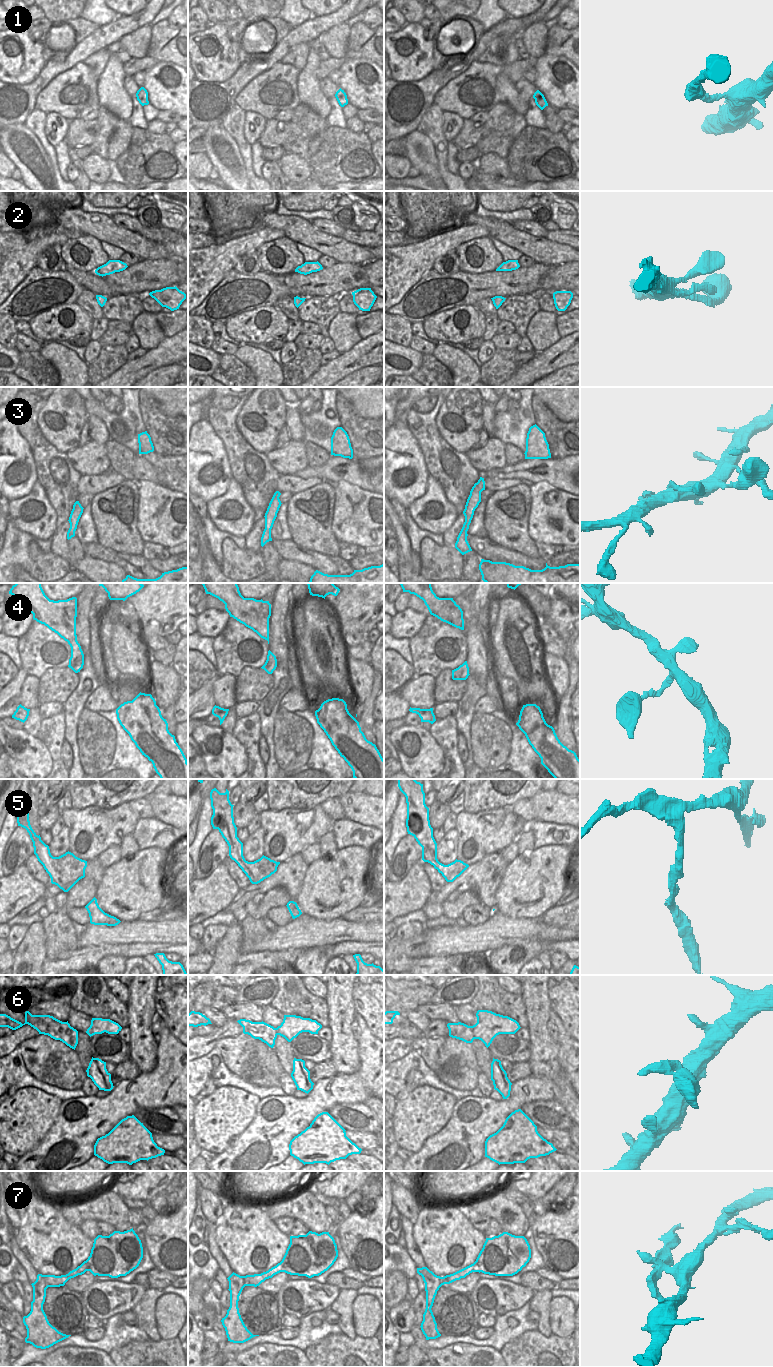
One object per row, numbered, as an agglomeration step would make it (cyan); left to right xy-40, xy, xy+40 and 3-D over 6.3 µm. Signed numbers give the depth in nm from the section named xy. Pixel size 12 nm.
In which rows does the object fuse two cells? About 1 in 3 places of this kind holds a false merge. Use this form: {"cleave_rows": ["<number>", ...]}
{"cleave_rows": ["7"]}

